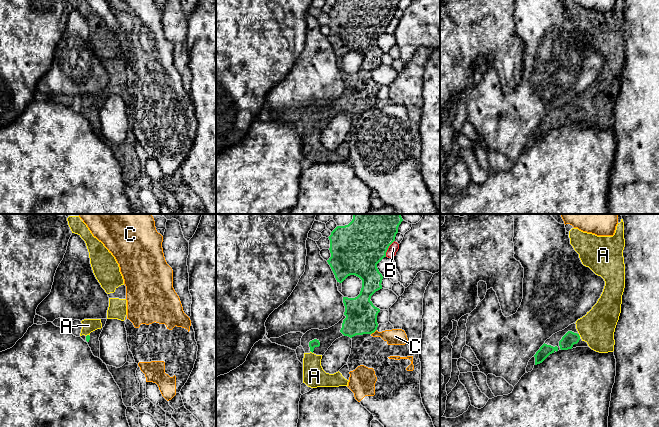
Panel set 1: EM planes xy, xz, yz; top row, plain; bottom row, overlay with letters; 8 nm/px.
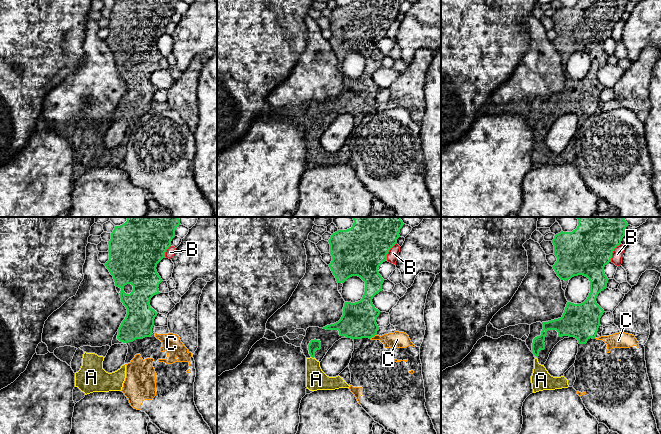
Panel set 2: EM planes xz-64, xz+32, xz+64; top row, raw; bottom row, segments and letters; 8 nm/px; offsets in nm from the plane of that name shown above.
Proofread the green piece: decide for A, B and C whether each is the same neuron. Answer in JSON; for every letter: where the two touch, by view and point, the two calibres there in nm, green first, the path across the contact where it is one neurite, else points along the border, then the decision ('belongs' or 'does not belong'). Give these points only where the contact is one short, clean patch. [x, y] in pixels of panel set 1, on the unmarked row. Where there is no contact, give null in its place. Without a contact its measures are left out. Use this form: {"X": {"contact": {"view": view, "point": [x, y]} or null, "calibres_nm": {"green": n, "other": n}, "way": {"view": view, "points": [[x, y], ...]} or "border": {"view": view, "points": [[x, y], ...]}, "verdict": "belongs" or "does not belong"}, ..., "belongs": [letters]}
{"A": {"contact": {"view": "xy", "point": [87, 111]}, "calibres_nm": {"green": 30, "other": 110}, "way": {"view": "xy", "points": [[87, 113], [87, 111], [88, 101]]}, "verdict": "belongs"}, "B": {"contact": {"view": "xz", "point": [388, 23]}, "calibres_nm": {"green": 400, "other": 80}, "verdict": "does not belong"}, "C": {"contact": {"view": "xz", "point": [373, 108]}, "calibres_nm": {"green": 260, "other": 130}, "border": {"view": "xz", "points": [[376, 105], [371, 110]]}, "verdict": "does not belong"}, "belongs": ["A"]}

